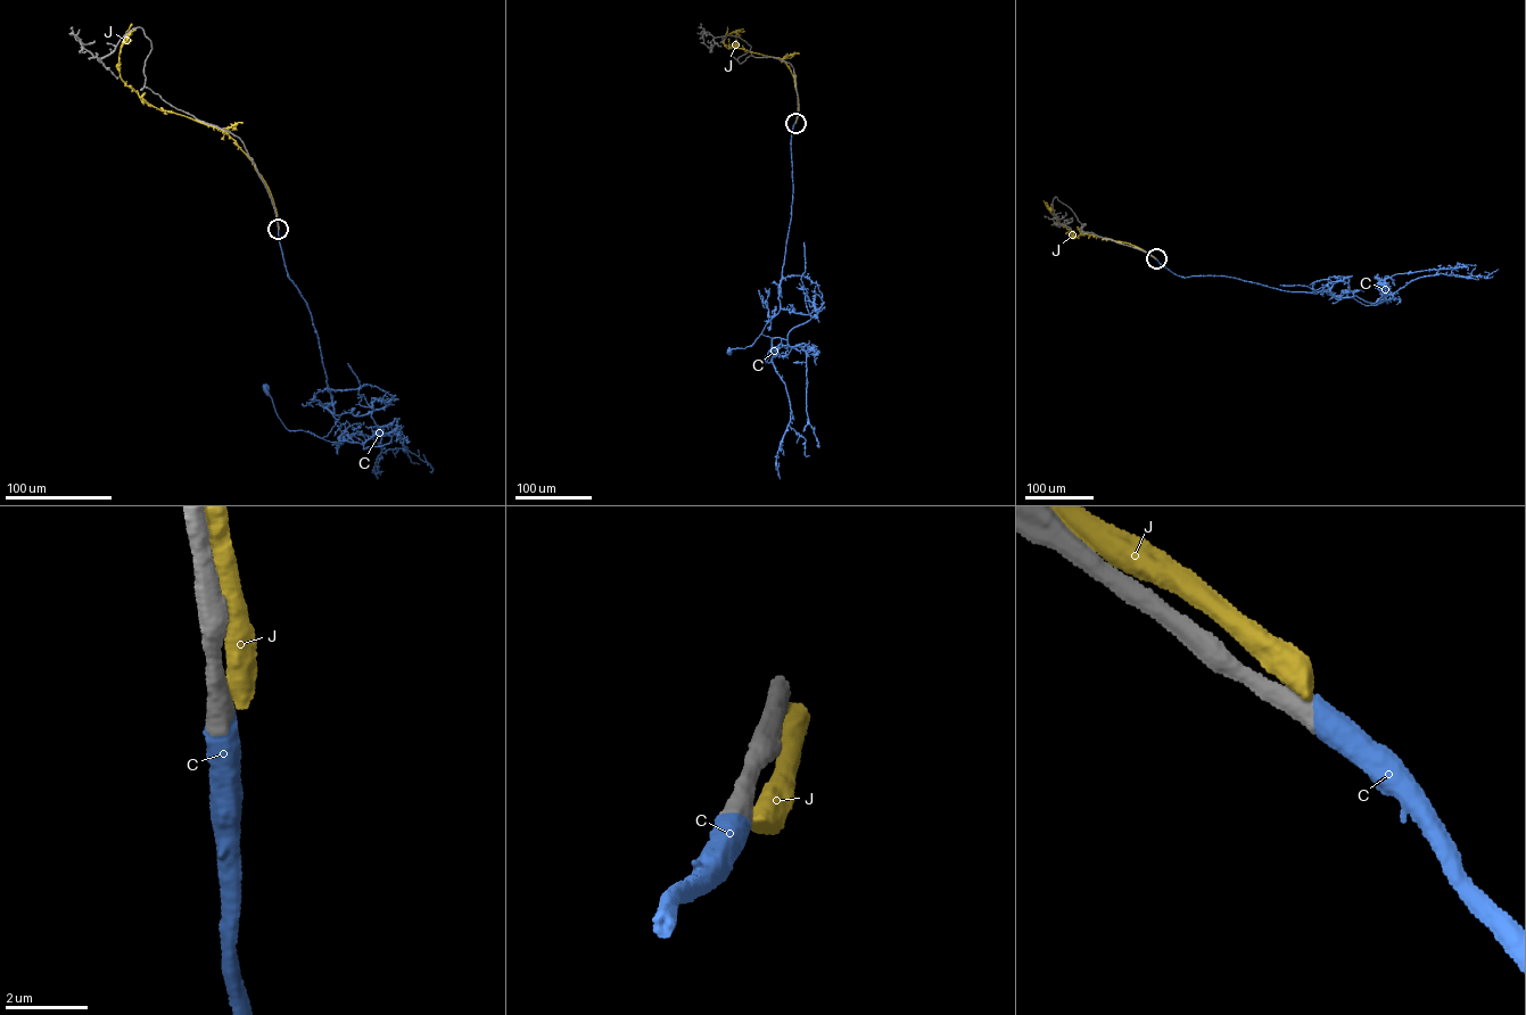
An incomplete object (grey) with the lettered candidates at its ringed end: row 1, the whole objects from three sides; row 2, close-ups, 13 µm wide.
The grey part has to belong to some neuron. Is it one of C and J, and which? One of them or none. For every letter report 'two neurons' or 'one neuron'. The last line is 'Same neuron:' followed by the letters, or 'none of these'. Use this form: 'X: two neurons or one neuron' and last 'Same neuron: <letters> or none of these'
C: one neuron
J: two neurons
Same neuron: C

